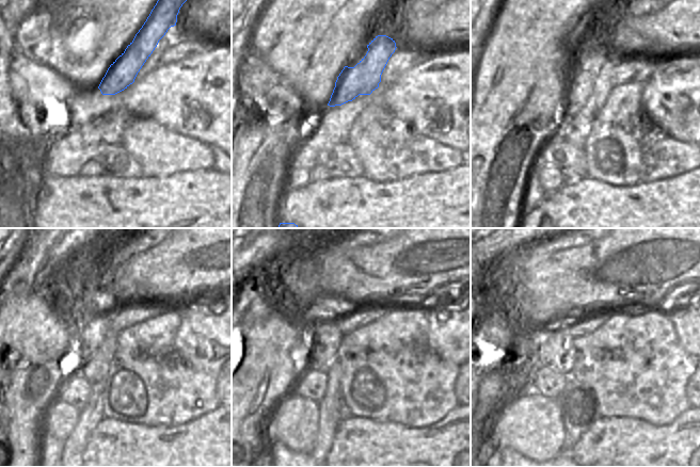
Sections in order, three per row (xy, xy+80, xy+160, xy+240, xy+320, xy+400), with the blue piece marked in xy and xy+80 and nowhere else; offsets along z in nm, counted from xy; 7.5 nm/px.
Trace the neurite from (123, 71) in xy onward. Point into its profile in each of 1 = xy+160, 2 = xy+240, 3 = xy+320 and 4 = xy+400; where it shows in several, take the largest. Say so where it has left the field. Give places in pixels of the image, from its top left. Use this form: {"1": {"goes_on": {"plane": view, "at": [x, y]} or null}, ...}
{"1": {"goes_on": {"plane": "xy+160", "at": [584, 95]}}, "2": {"goes_on": {"plane": "xy+240", "at": [98, 341]}}, "3": {"goes_on": {"plane": "xy+320", "at": [327, 334]}}, "4": {"goes_on": {"plane": "xy+400", "at": [566, 340]}}}

